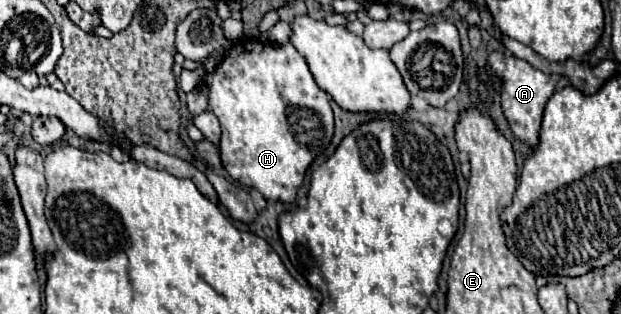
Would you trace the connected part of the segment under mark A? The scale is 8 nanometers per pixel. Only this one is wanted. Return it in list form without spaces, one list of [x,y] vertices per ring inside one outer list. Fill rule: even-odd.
[[[493,51],[487,57],[489,67],[493,69],[493,73],[497,77],[501,77],[503,85],[501,85],[501,109],[509,121],[509,127],[513,131],[513,135],[525,143],[527,147],[535,149],[539,143],[539,127],[541,127],[541,117],[543,117],[543,109],[547,99],[553,95],[553,91],[557,89],[557,83],[563,79],[561,75],[549,75],[543,73],[535,67],[531,67],[527,61],[515,57],[515,55],[505,55],[499,51]]]

